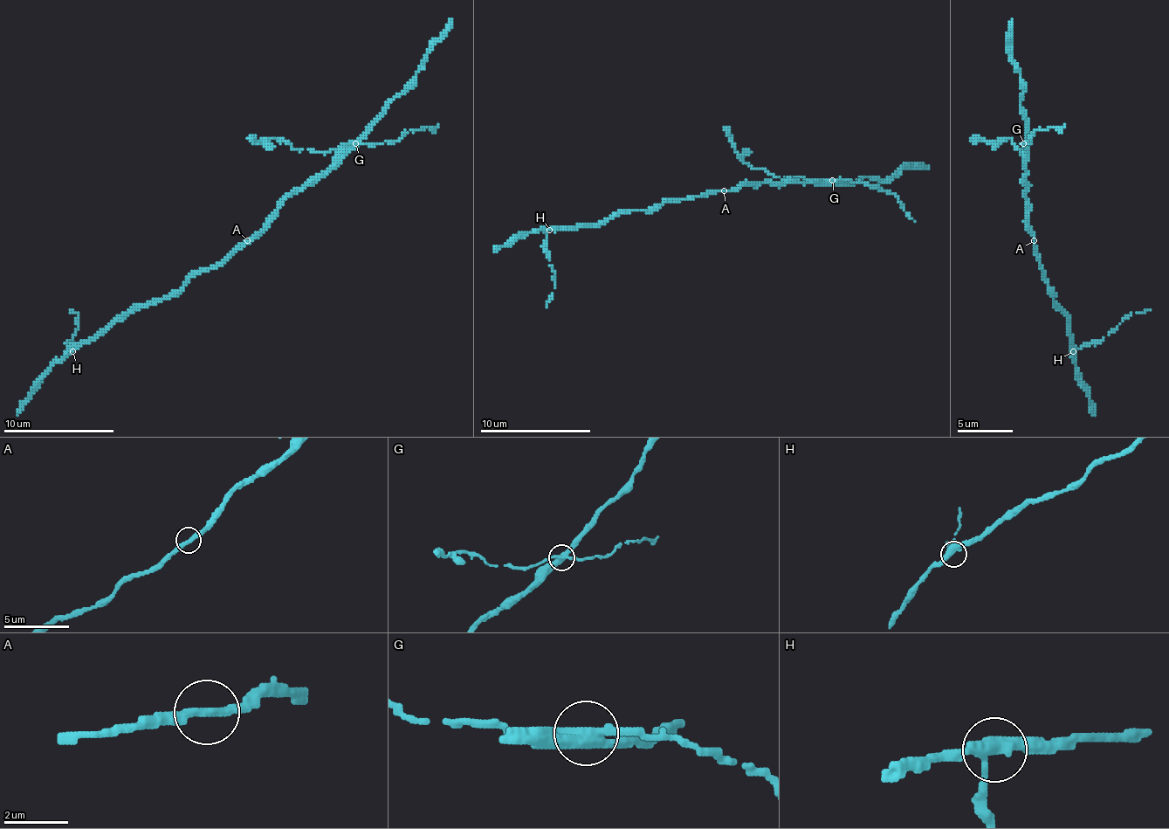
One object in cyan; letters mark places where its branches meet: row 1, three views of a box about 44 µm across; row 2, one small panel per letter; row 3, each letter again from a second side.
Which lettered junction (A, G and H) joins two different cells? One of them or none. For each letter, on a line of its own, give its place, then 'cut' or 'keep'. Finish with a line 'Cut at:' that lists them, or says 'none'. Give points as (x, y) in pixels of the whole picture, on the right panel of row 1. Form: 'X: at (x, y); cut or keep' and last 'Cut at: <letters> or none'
A: at (1034, 240); keep
G: at (1023, 143); cut
H: at (1073, 351); keep
Cut at: G

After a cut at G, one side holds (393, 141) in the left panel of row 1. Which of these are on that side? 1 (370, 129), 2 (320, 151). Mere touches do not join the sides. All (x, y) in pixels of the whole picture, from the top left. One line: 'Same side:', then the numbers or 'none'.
Same side: 2

